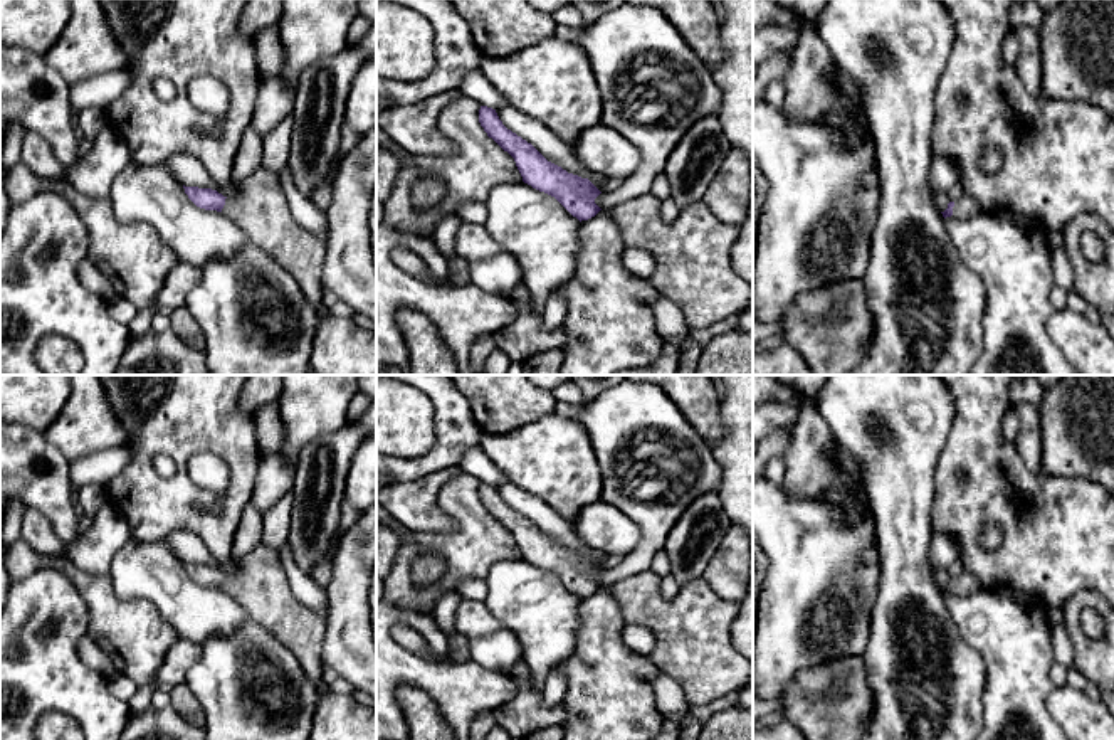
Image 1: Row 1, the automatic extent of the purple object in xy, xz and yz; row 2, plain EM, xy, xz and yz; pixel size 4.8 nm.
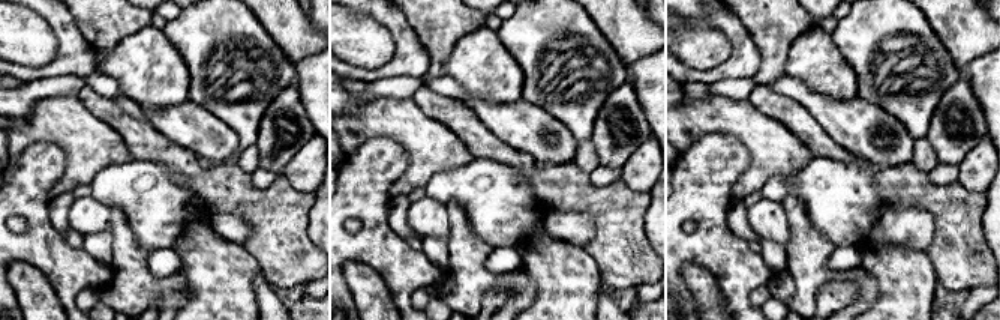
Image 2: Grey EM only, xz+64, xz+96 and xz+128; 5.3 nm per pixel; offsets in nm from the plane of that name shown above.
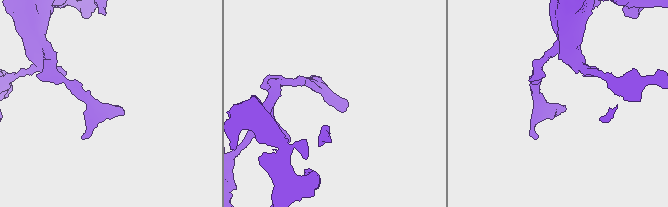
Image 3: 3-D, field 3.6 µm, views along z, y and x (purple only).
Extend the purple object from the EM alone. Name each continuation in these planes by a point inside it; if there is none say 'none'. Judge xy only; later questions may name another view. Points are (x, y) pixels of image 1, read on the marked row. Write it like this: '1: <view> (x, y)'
1: xy (259, 209)

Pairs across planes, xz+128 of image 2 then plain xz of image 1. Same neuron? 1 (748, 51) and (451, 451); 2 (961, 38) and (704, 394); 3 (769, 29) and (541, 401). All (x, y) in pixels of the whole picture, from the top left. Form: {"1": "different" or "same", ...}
{"1": "same", "2": "same", "3": "same"}

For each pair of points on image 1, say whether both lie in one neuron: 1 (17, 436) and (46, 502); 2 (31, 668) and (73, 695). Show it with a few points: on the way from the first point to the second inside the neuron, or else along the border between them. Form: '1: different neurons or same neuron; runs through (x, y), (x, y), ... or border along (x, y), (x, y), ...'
1: same neuron; runs through (17, 453), (17, 459), (41, 485)
2: same neuron; runs through (41, 671), (63, 690)

